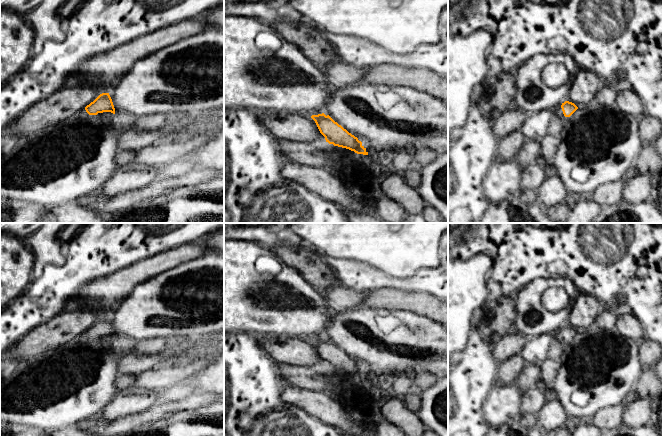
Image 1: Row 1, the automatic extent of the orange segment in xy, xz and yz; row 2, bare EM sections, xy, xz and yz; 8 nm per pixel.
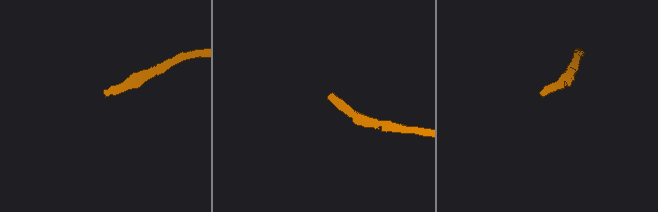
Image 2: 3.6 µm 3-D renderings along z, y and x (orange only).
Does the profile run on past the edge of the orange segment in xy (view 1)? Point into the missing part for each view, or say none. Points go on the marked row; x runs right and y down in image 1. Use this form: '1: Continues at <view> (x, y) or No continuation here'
1: Continues at xy (83, 113)

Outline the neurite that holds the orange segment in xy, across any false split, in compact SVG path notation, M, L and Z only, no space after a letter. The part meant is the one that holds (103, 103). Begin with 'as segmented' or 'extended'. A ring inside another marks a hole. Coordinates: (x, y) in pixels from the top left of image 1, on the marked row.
extended; M109 93L100 94L93 102L78 113L82 118L97 114L115 114L115 108Z

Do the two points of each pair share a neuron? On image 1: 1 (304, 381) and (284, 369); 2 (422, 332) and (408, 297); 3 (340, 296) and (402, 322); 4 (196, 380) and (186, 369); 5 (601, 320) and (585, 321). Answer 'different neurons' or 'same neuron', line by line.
1: same neuron
2: different neurons
3: different neurons
4: different neurons
5: different neurons

